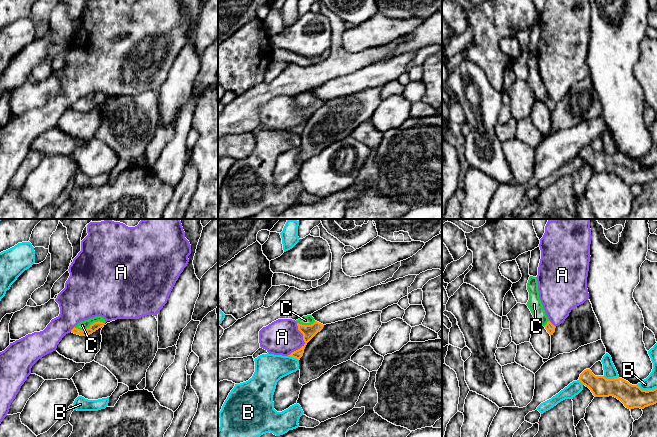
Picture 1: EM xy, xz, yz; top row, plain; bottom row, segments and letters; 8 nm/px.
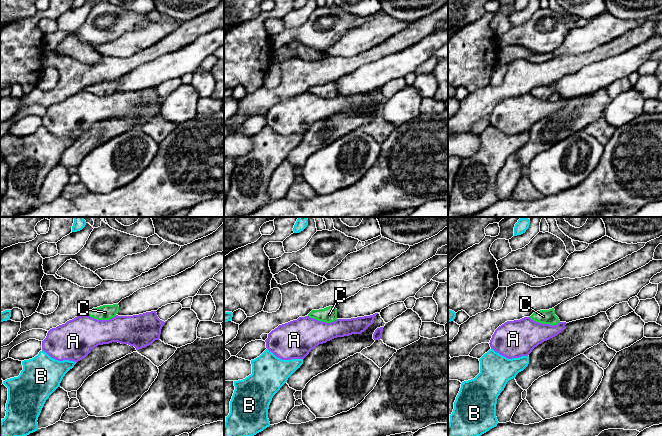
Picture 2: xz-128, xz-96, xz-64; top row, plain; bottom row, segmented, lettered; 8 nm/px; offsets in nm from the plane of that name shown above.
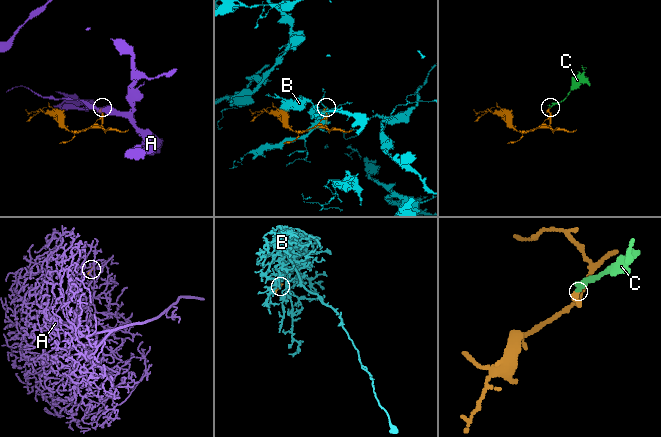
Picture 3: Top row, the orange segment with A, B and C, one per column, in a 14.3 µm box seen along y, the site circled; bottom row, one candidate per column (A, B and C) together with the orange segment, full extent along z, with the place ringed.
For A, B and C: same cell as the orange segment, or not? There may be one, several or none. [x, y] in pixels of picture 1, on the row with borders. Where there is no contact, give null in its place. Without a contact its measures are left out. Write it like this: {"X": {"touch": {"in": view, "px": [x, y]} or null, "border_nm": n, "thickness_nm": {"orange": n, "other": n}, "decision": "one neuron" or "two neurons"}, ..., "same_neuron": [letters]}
{"A": {"touch": {"in": "xz", "px": [304, 341]}, "border_nm": 280, "thickness_nm": {"orange": 110, "other": 280}, "decision": "two neurons"}, "B": {"touch": {"in": "yz", "px": [645, 390]}, "border_nm": 170, "thickness_nm": {"orange": 190, "other": 110}, "decision": "two neurons"}, "C": {"touch": {"in": "xy", "px": [90, 326]}, "border_nm": 260, "thickness_nm": {"orange": 70, "other": 70}, "decision": "one neuron"}, "same_neuron": ["C"]}

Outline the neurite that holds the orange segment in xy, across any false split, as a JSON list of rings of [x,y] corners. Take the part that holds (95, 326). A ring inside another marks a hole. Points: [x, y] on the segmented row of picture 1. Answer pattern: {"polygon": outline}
{"polygon": [[[96,316],[78,323],[71,332],[80,336],[87,336],[105,325],[106,321],[101,316]]]}

